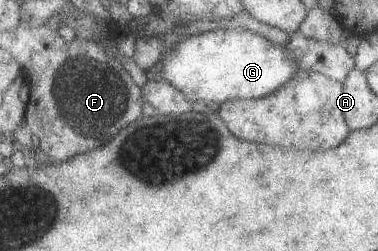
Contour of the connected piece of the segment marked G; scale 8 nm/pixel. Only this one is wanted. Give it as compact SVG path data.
M242 27L219 28L183 37L159 62L160 80L180 89L190 102L221 104L236 99L264 98L276 92L300 71L285 45L272 44L264 36Z

